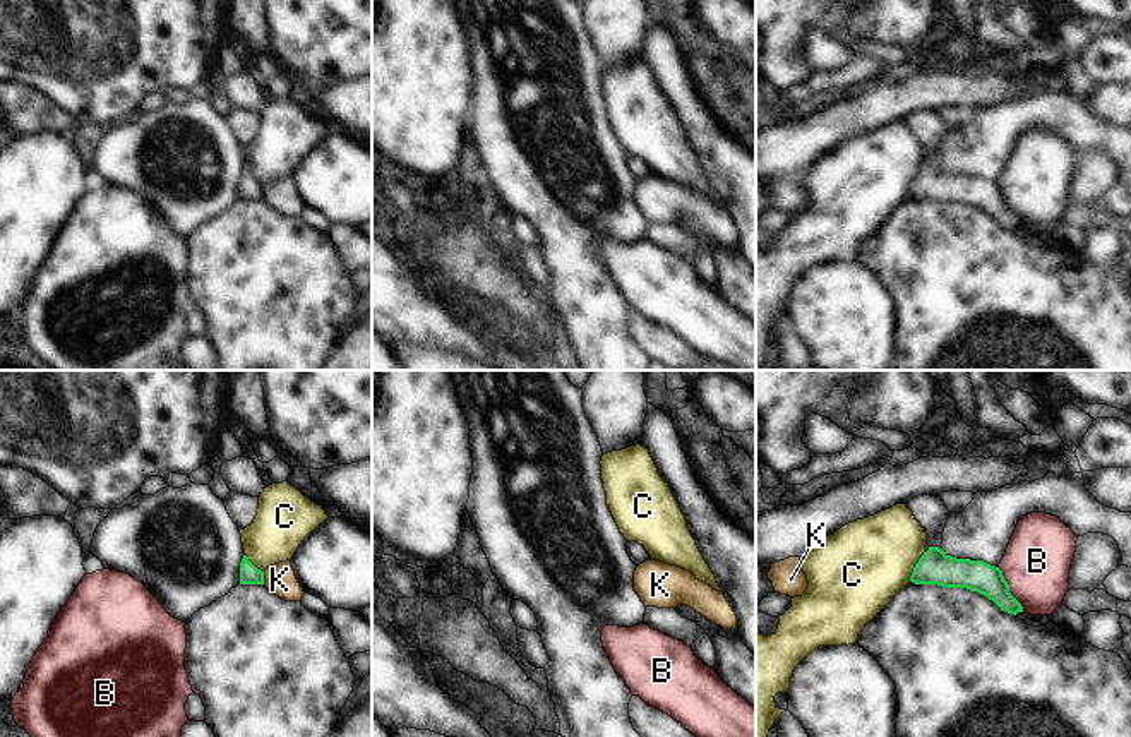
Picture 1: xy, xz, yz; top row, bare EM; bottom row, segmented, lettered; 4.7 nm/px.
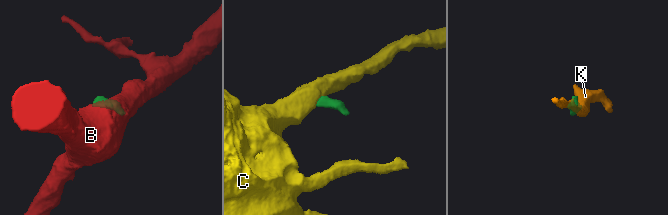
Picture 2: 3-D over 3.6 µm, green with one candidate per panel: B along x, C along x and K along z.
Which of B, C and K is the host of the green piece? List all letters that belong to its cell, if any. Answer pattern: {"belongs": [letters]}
{"belongs": []}

